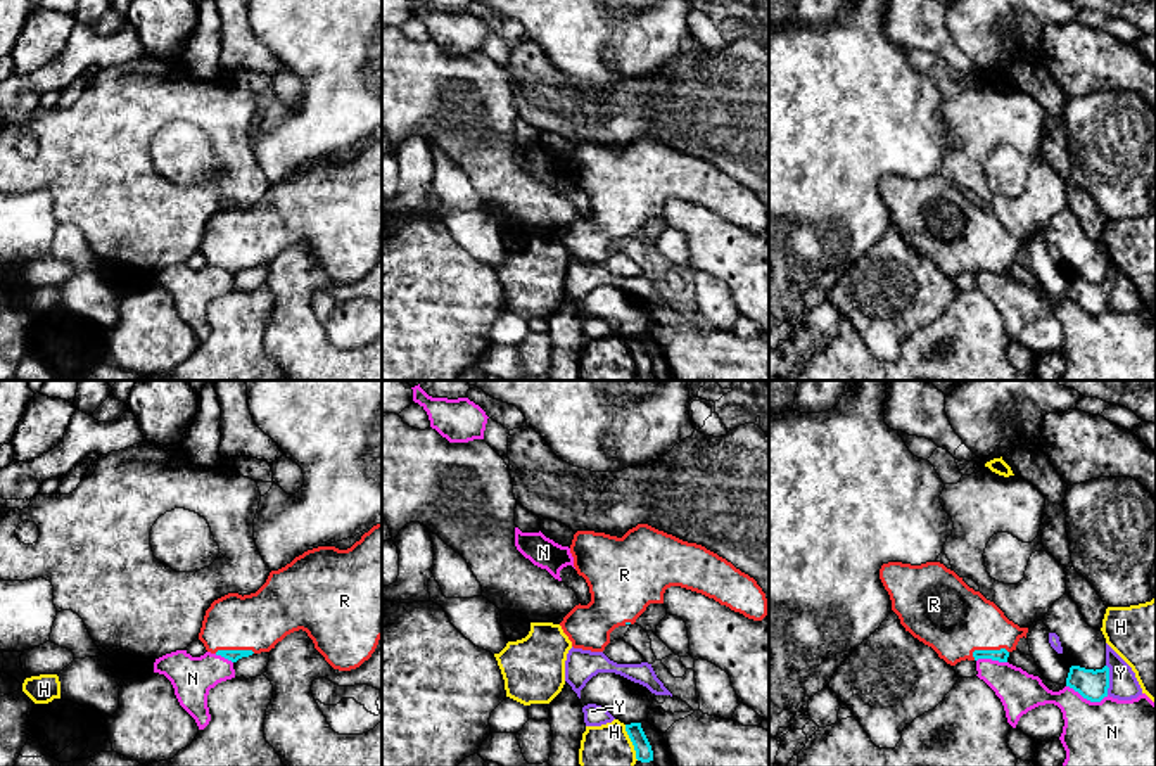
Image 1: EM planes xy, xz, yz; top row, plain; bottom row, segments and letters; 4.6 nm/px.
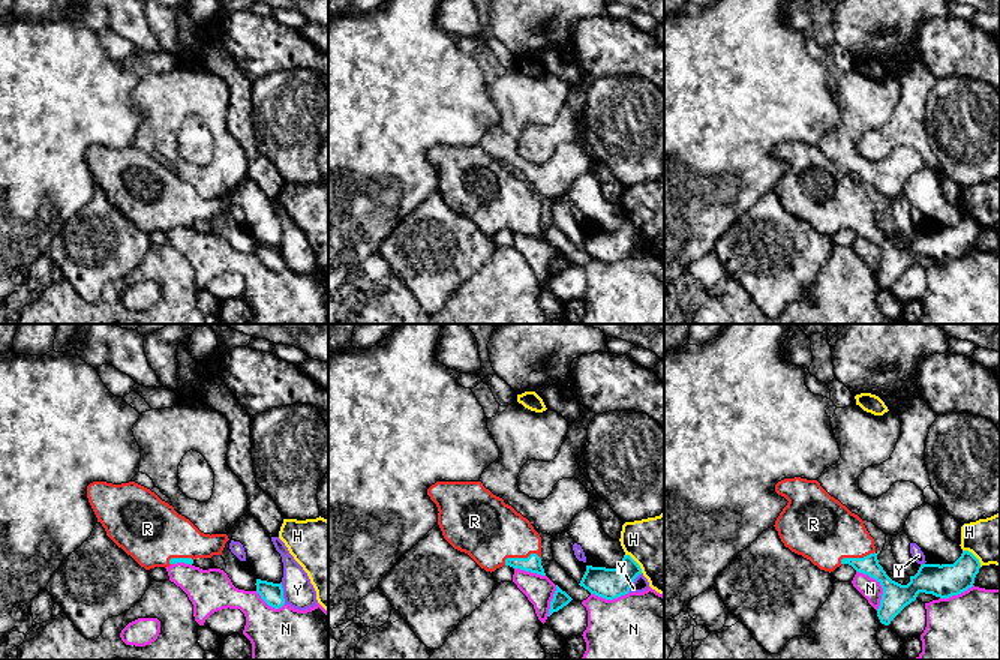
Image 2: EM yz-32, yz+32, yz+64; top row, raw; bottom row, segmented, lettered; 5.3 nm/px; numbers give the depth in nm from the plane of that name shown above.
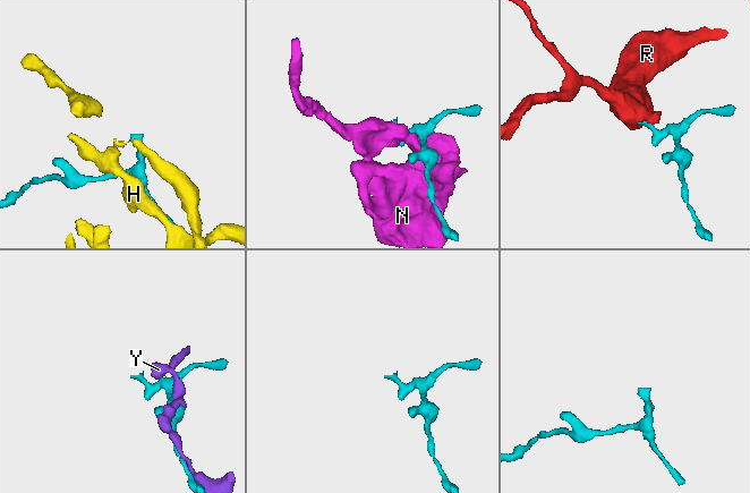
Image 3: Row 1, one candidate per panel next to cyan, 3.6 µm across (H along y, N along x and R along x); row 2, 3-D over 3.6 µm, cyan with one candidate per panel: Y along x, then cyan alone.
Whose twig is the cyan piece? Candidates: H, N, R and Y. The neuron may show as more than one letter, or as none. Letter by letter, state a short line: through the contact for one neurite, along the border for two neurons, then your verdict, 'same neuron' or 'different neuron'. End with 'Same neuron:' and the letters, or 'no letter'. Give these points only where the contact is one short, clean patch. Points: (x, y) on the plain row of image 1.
H: different neuron
N: different neuron
R: yz (1003, 267), (989, 263), (949, 229) | same neuron
Y: different neuron
Same neuron: R

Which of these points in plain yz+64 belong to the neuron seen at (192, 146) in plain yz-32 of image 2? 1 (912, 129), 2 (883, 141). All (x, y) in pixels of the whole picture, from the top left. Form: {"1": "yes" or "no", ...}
{"1": "yes", "2": "yes"}

